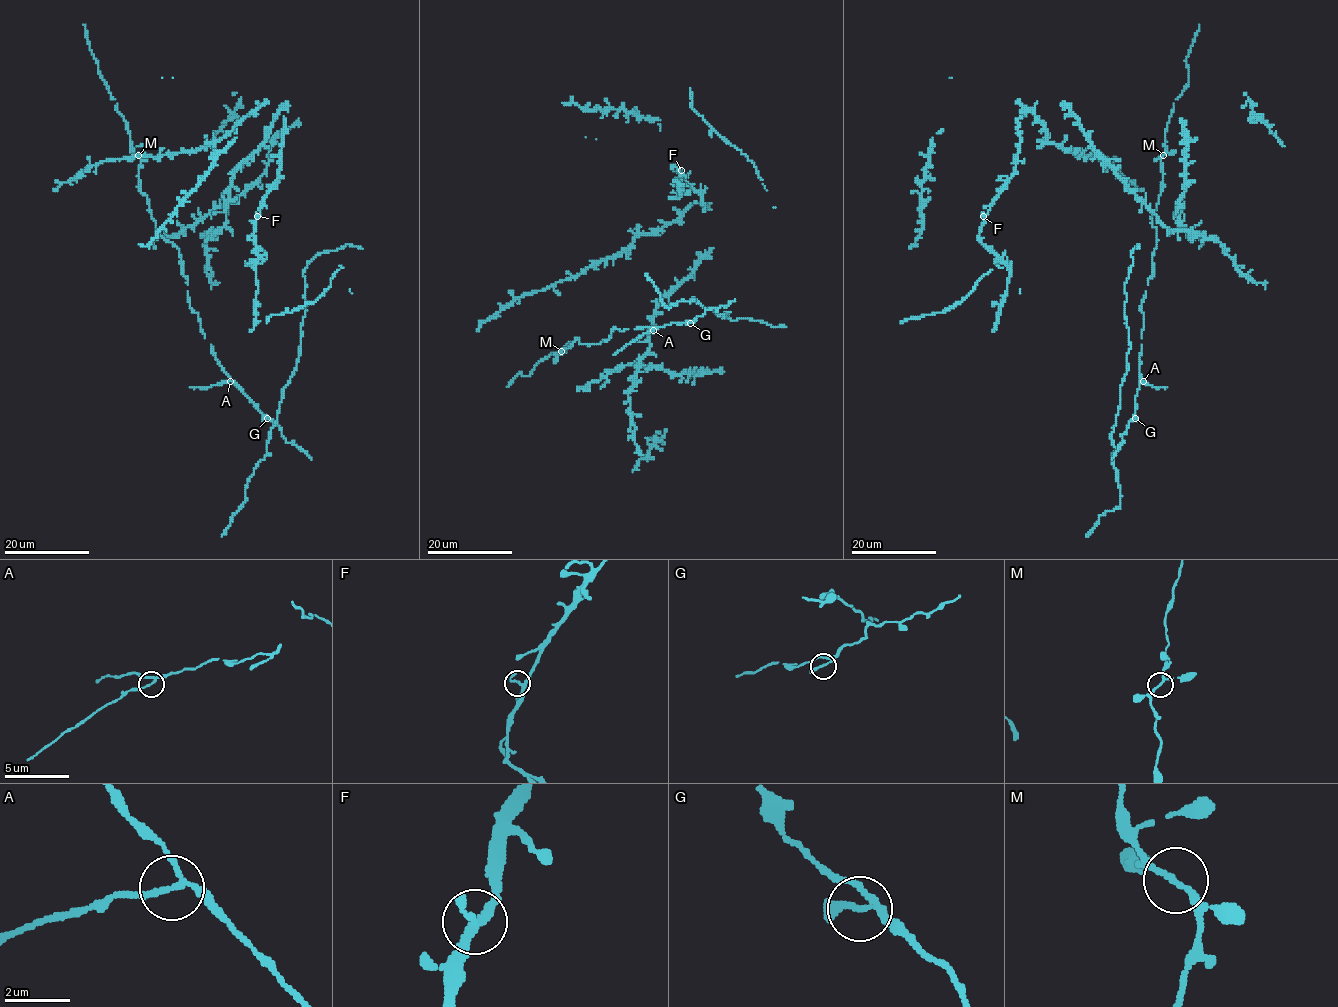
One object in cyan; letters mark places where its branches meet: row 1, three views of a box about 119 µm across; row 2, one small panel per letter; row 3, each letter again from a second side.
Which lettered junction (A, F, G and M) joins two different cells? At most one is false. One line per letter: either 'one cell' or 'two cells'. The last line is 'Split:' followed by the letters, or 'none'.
A: two cells
F: one cell
G: one cell
M: one cell
Split: A

